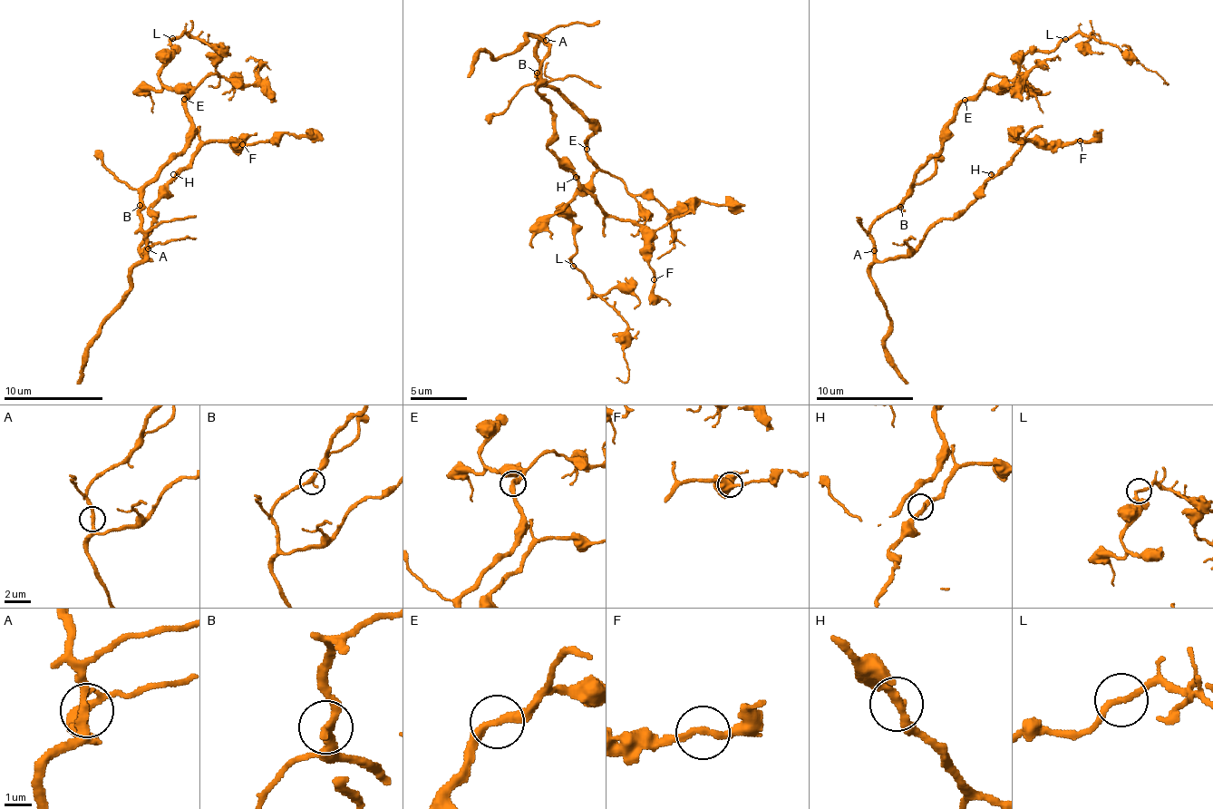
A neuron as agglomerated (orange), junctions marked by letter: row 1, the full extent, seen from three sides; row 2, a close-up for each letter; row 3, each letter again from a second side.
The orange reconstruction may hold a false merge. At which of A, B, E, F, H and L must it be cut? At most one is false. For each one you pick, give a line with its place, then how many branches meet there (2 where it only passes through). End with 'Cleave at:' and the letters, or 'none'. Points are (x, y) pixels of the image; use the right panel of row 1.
Cleave at: none

